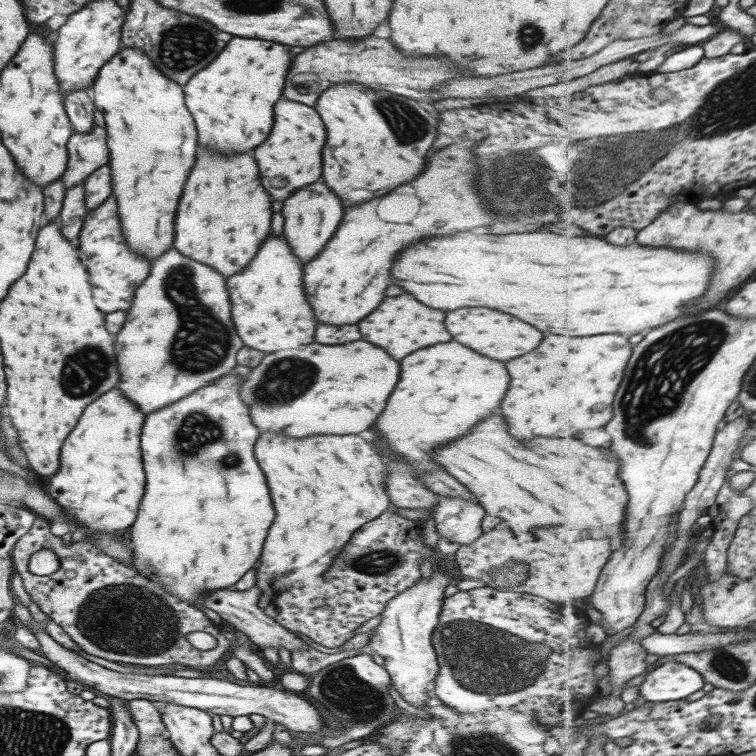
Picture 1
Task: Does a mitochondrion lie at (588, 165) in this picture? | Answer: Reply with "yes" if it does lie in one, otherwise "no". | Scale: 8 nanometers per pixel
yes

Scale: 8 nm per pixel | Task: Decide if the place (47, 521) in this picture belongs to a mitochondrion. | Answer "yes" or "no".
no

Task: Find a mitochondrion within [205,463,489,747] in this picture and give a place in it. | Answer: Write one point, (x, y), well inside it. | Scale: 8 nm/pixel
(343, 690)

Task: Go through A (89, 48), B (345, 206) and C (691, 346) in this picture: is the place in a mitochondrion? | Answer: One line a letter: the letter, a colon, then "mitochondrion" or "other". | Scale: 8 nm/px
A: other
B: other
C: mitochondrion

